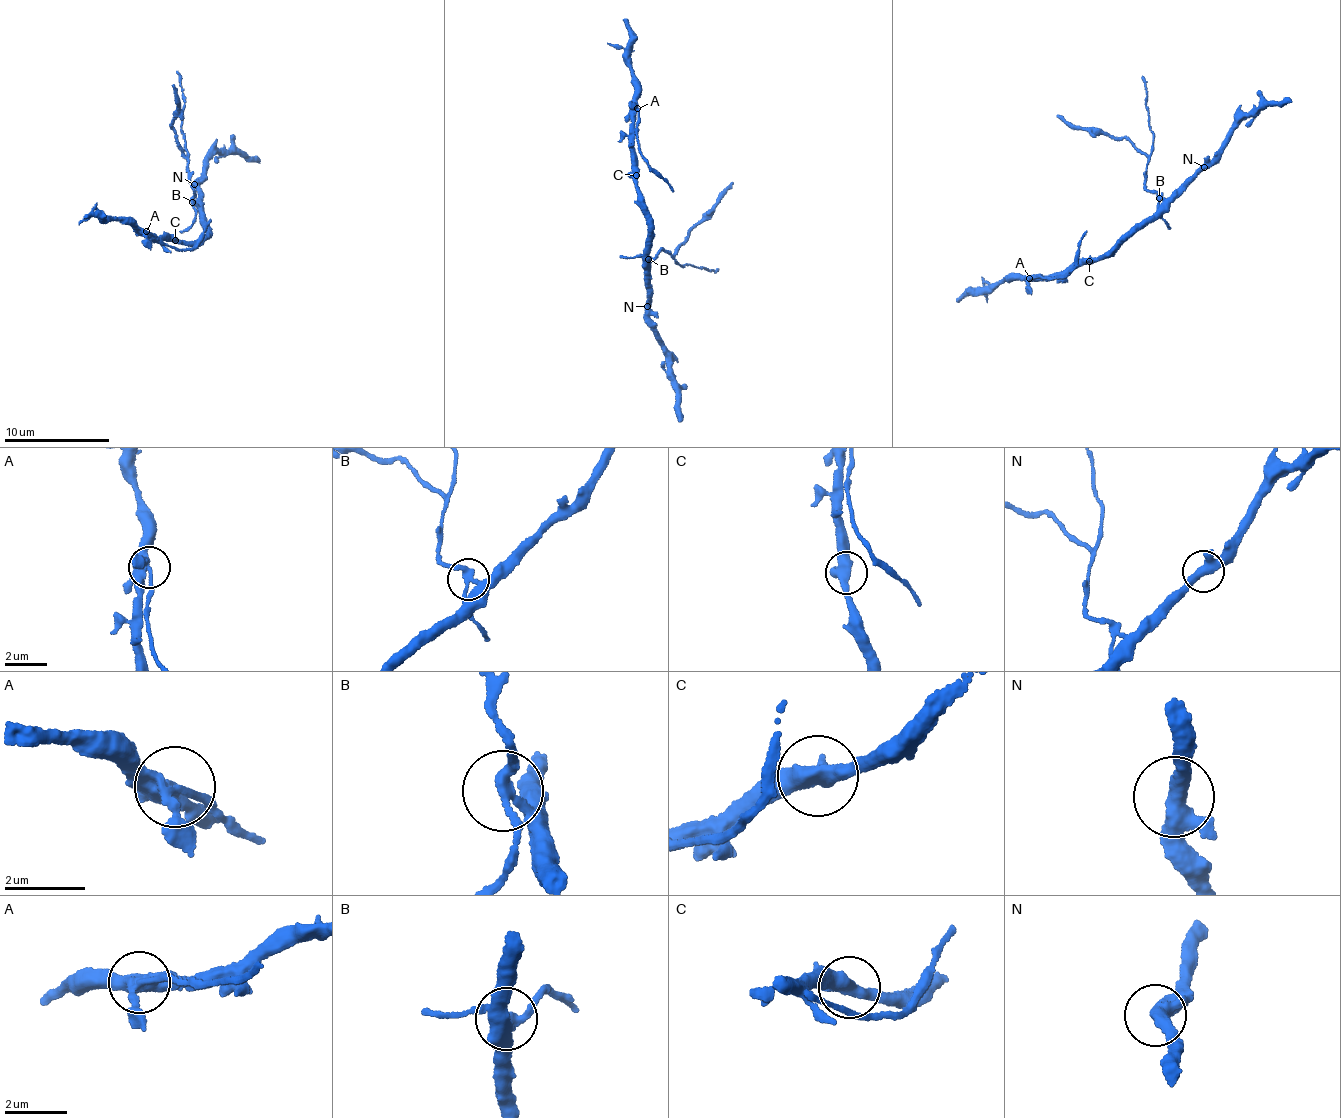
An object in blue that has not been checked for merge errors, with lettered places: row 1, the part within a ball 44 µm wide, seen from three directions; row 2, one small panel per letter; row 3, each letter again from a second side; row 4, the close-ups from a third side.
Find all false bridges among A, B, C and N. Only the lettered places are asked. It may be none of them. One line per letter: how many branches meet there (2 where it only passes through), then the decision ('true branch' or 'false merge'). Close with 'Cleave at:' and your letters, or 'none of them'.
A: 3 | false merge
B: 3 | false merge
C: 3 | true branch
N: 3 | true branch
Cleave at: A, B

